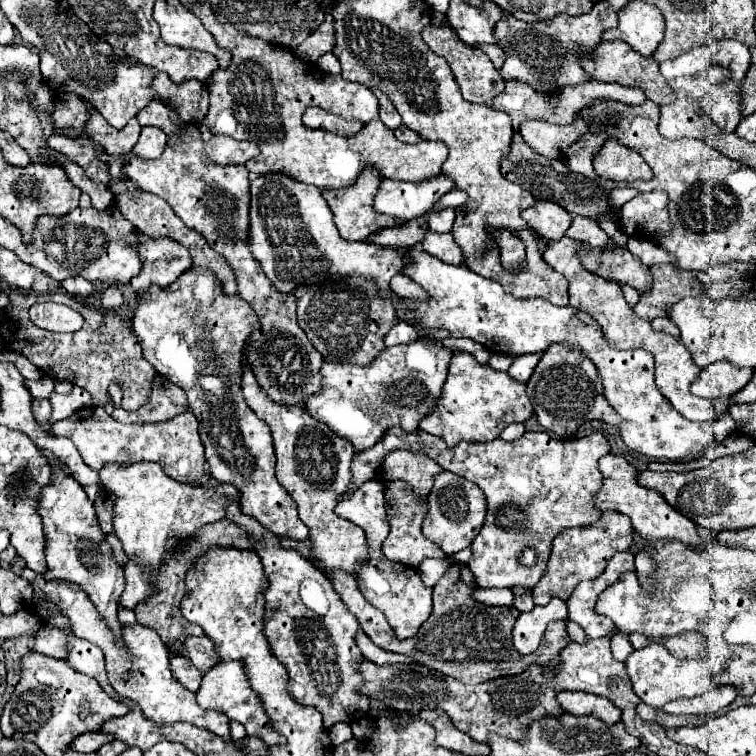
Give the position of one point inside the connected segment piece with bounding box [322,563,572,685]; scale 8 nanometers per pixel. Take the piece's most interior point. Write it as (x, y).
(461, 639)

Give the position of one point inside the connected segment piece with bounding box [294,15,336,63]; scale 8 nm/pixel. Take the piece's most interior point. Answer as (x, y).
(323, 40)

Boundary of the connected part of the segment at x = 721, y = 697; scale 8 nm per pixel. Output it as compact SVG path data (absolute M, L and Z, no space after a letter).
M722 685L722 687L714 687L710 691L706 691L700 697L692 697L692 699L676 699L672 703L666 703L662 709L666 713L690 713L690 715L708 715L708 713L716 713L720 709L724 709L728 703L732 703L736 699L736 689L732 685Z

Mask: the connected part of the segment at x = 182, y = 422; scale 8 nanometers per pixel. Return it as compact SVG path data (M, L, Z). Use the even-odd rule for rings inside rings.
M190 411L186 415L178 415L164 423L132 423L122 425L114 421L110 415L102 419L78 419L74 415L66 417L52 425L54 435L62 435L72 439L76 449L88 467L100 471L106 463L132 463L132 461L158 461L166 475L182 481L202 485L208 483L210 477L204 469L206 459L198 435L198 421Z

